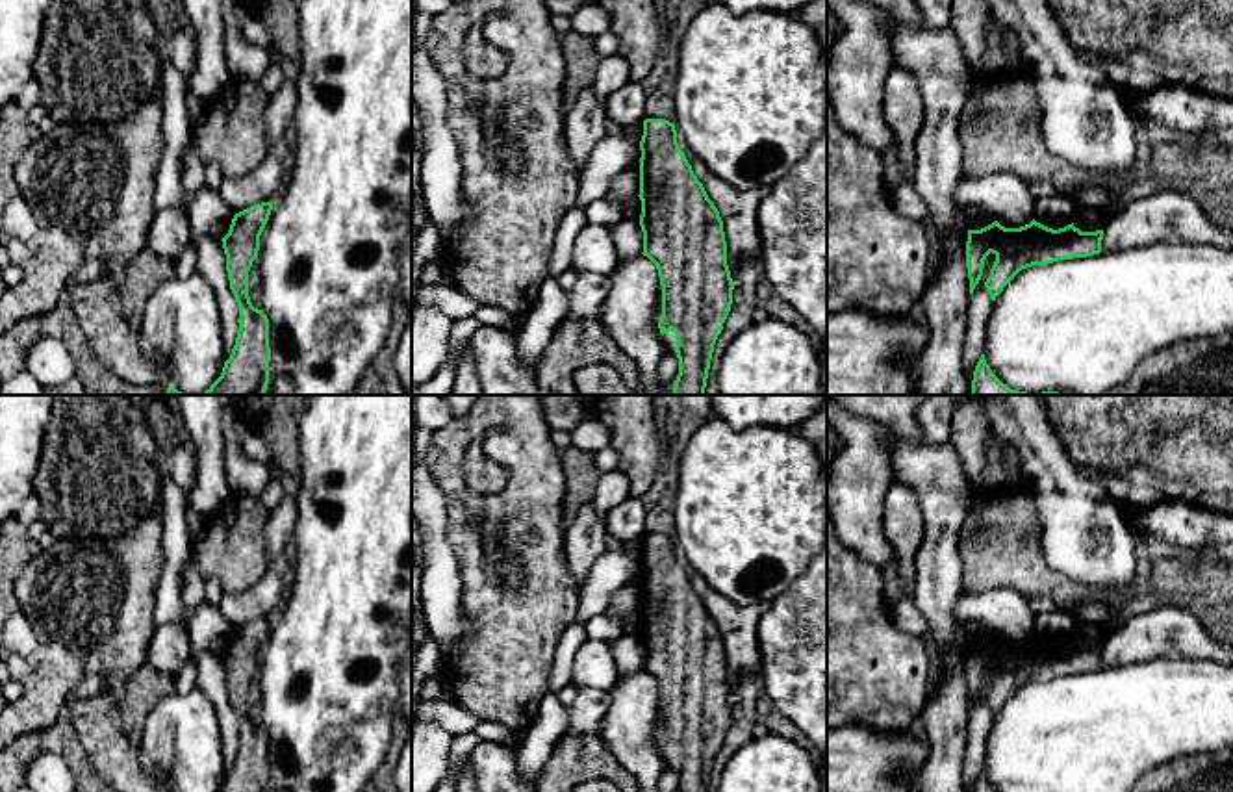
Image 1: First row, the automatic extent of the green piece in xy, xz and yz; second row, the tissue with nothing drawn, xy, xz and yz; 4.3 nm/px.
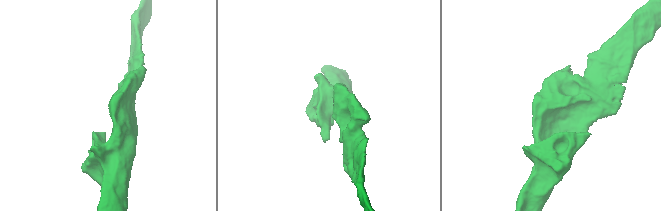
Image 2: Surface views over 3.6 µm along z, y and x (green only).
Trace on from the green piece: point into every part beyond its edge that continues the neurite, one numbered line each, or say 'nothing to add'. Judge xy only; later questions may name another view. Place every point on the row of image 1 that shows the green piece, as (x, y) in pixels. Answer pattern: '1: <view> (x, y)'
nothing to add

